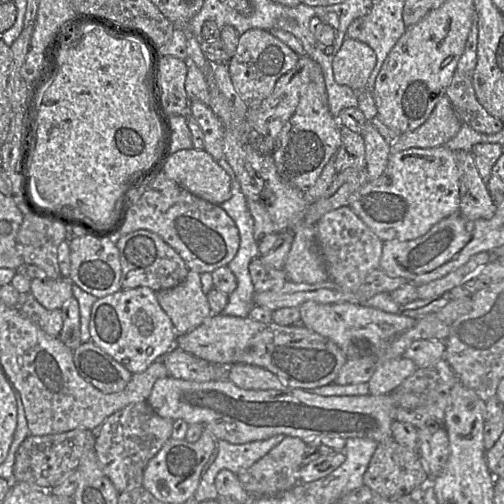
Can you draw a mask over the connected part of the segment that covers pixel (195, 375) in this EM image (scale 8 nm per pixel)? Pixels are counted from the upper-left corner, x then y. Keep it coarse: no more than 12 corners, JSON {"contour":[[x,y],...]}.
{"contour":[[174,346],[163,364],[177,379],[216,380],[210,362]]}

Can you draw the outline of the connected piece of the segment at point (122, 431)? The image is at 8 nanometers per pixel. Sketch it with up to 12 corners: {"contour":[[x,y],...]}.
{"contour":[[131,403],[95,432],[103,473],[119,493],[142,486],[174,420]]}

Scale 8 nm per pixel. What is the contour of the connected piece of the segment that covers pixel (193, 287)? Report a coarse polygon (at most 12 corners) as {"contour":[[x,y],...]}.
{"contour":[[197,272],[155,292],[178,334],[213,315]]}

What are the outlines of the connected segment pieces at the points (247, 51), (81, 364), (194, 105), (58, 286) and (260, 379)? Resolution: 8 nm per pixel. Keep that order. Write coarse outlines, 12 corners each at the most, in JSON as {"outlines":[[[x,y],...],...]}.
{"outlines":[[[270,31],[239,37],[228,62],[249,109],[300,56]],[[92,341],[73,351],[78,373],[104,393],[133,374]],[[200,100],[190,101],[191,115],[203,132],[205,150],[224,158],[225,127]],[[67,278],[31,279],[29,293],[46,309],[73,297]],[[257,365],[229,367],[228,380],[242,389],[289,390]]]}

